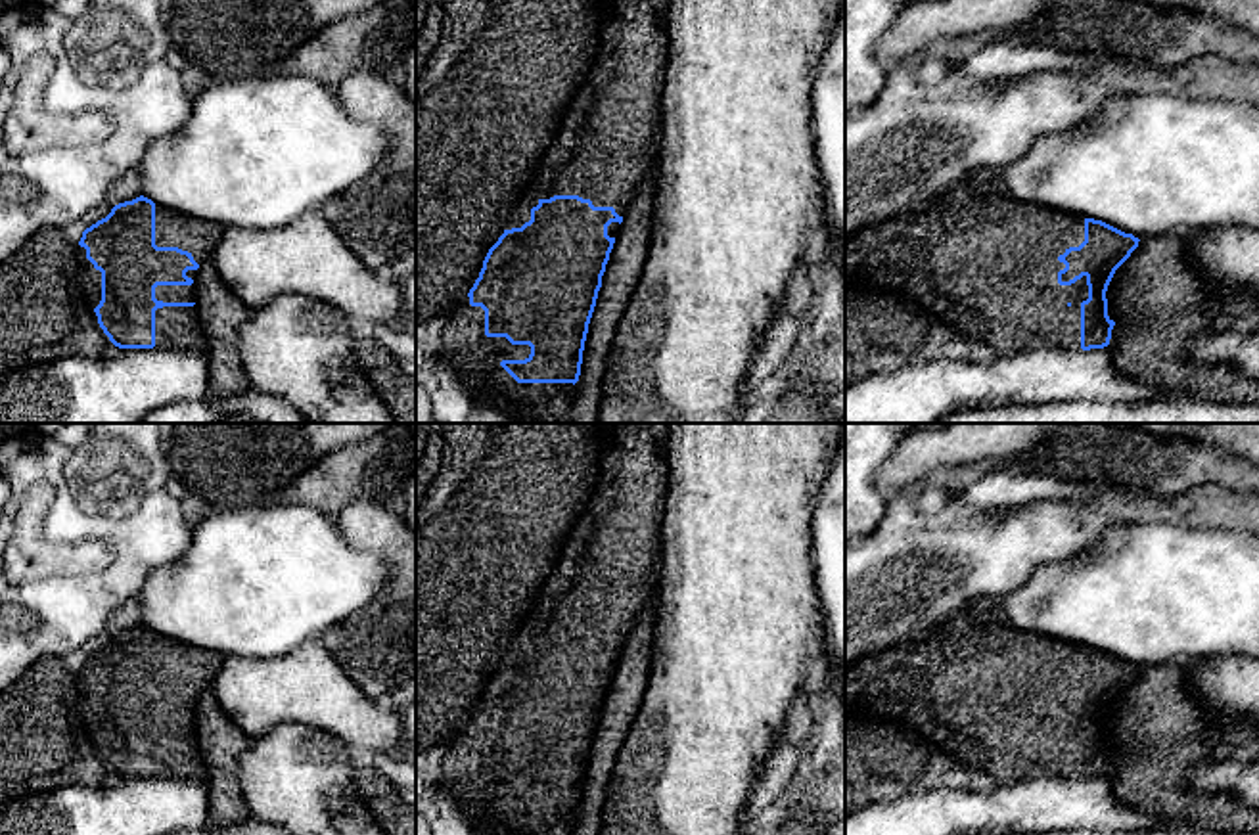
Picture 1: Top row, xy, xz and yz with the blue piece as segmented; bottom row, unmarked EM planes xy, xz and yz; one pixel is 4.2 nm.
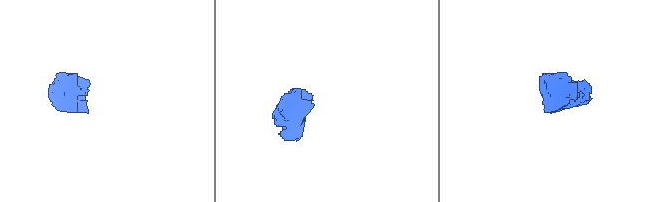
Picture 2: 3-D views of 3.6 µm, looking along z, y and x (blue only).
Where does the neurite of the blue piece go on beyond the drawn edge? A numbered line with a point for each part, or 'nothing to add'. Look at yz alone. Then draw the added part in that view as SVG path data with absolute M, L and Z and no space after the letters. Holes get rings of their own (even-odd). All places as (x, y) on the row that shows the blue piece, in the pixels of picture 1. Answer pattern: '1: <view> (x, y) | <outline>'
1: yz (985, 265) | M962 188L937 205L872 224L845 239L845 283L895 291L947 326L989 345L998 354L1039 349L1081 349L1081 303L1088 299L1087 276L1071 285L1058 283L1065 268L1058 260L1085 241L1085 216L1044 205Z

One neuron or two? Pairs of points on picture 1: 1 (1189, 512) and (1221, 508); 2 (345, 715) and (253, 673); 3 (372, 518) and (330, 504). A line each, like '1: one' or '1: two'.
1: one
2: one
3: two

